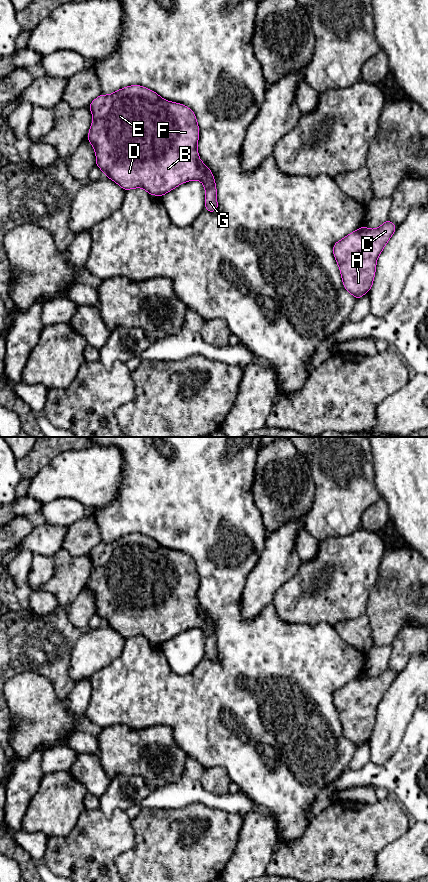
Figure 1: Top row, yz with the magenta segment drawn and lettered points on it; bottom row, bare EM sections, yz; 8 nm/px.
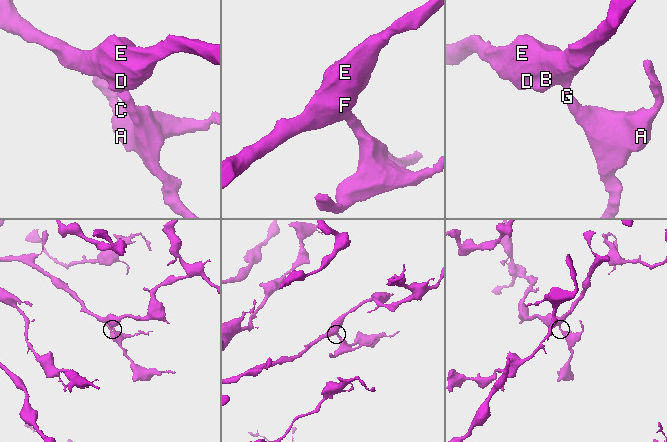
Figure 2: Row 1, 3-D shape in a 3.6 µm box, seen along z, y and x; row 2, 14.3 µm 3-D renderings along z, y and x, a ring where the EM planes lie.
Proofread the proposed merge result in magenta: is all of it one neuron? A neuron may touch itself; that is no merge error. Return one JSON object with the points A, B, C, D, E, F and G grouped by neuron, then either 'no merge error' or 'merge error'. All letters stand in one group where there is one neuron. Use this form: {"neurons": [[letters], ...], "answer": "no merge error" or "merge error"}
{"neurons": [["A", "B", "C", "D", "E", "F", "G"]], "answer": "no merge error"}

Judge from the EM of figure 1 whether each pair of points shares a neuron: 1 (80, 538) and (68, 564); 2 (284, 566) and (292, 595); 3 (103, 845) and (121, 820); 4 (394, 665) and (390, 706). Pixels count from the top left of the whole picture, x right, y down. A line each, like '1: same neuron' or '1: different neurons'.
1: same neuron
2: different neurons
3: same neuron
4: different neurons

